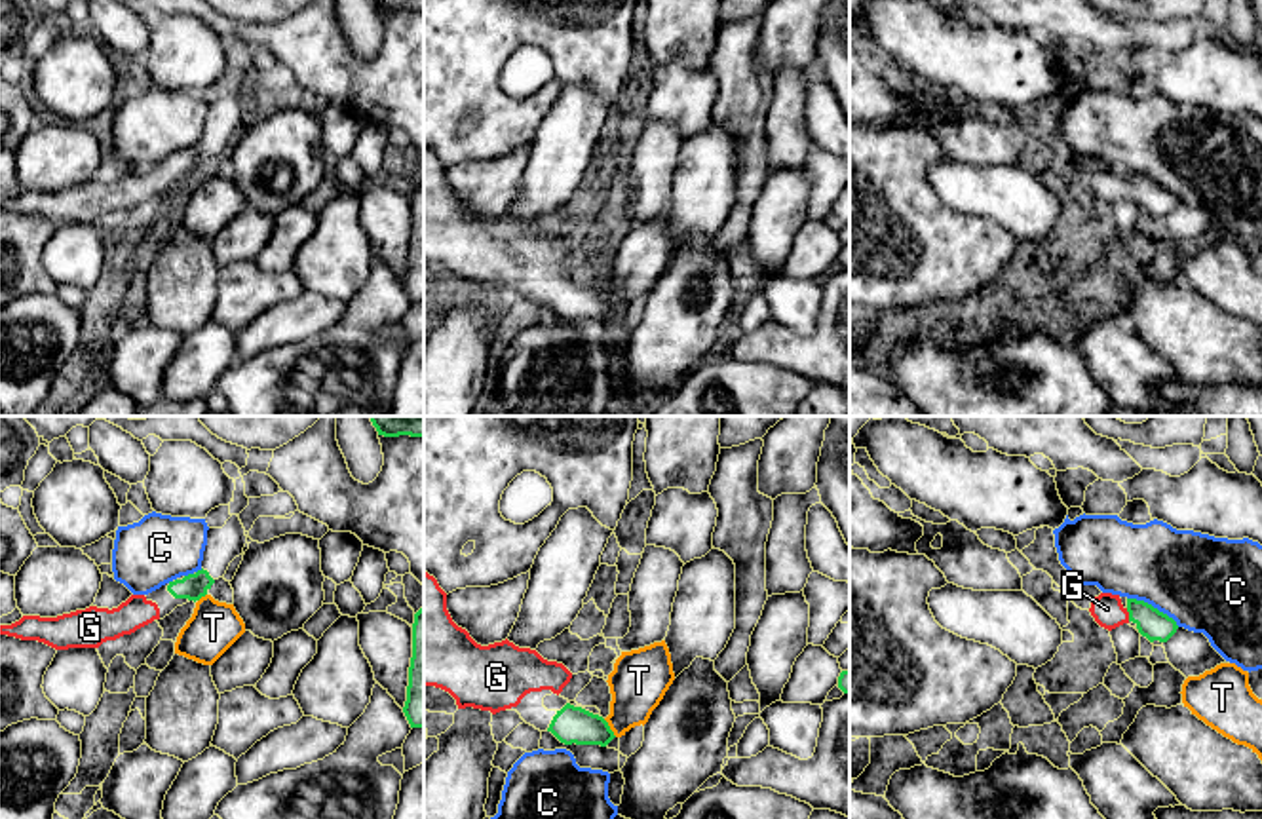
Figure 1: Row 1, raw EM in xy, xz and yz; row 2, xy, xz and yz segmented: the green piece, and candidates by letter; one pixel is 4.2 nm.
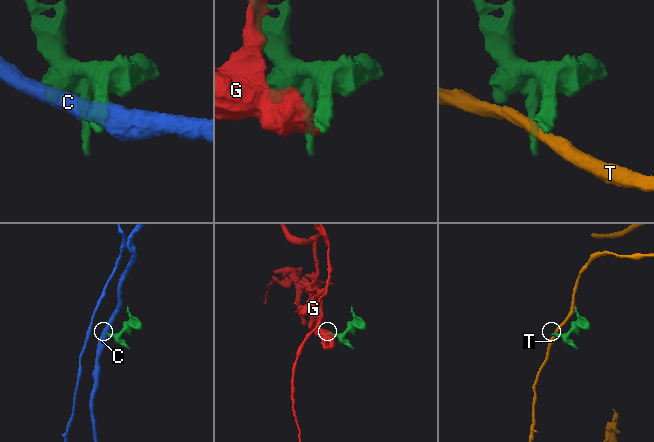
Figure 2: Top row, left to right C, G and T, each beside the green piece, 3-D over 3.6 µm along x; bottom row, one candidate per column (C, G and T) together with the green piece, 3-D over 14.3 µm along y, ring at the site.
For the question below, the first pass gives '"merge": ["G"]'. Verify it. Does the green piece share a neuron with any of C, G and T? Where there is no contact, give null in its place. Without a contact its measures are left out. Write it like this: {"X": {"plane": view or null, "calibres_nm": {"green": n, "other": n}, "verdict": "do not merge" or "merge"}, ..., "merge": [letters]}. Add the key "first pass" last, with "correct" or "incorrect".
{"C": {"plane": "yz", "calibres_nm": {"green": 130, "other": 400}, "verdict": "do not merge"}, "G": {"plane": "yz", "calibres_nm": {"green": 130, "other": 140}, "verdict": "merge"}, "T": {"plane": "xz", "calibres_nm": {"green": 160, "other": 240}, "verdict": "do not merge"}, "merge": ["G"], "first pass": "correct"}

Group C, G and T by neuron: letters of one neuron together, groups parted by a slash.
C / G / T

